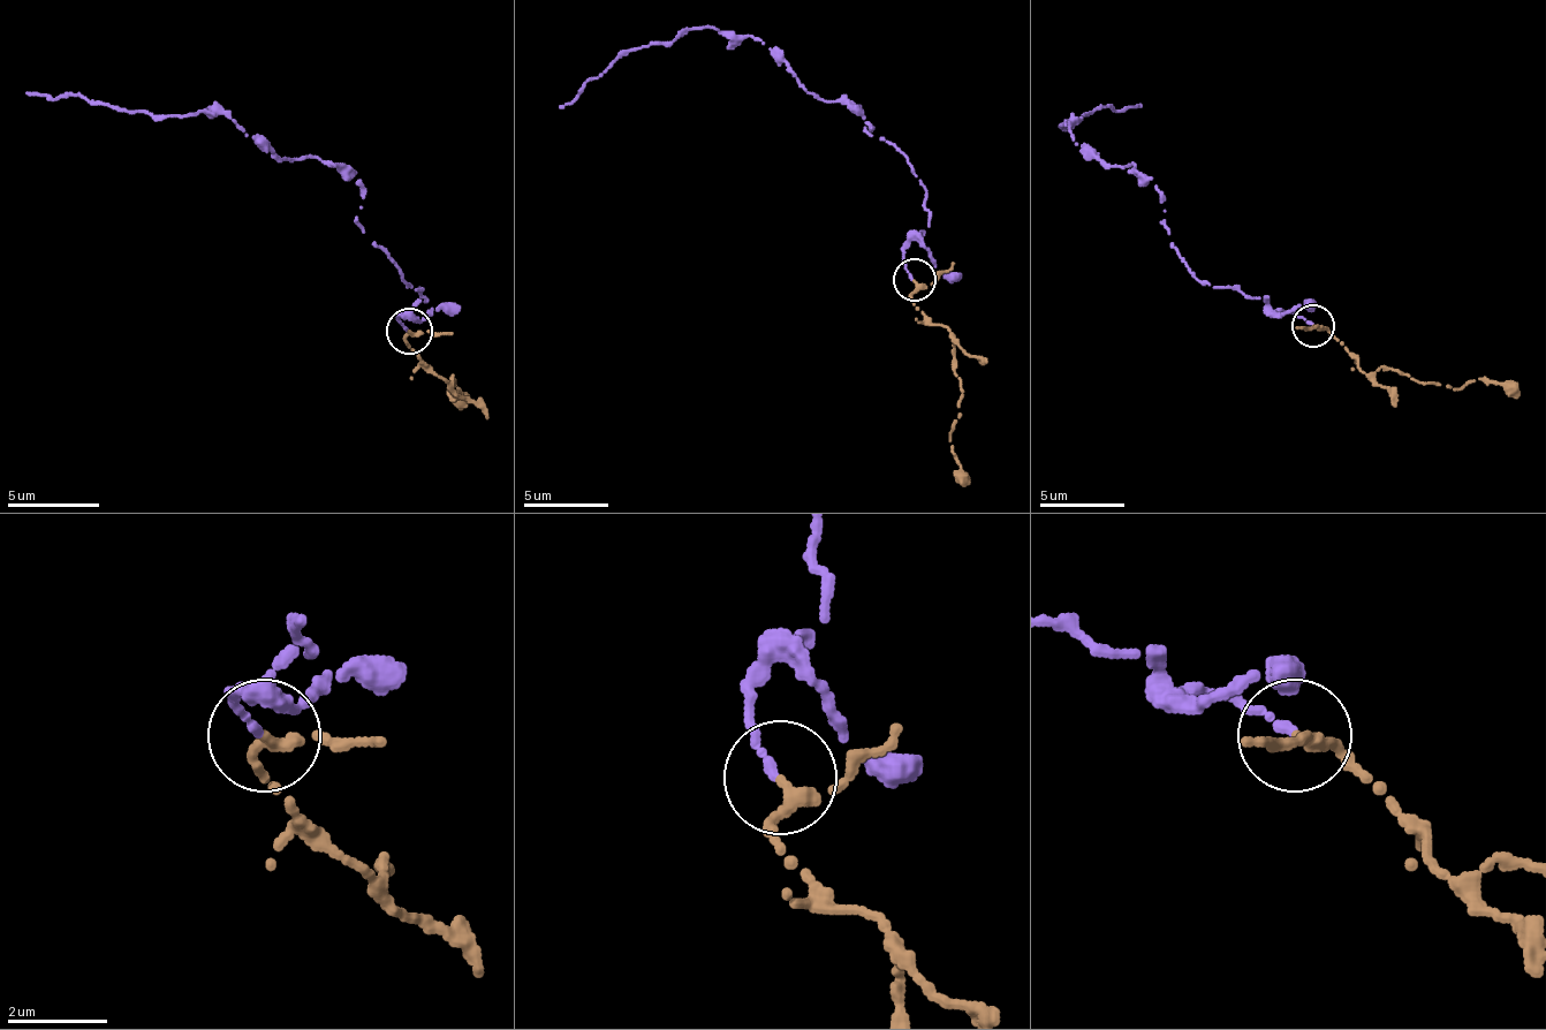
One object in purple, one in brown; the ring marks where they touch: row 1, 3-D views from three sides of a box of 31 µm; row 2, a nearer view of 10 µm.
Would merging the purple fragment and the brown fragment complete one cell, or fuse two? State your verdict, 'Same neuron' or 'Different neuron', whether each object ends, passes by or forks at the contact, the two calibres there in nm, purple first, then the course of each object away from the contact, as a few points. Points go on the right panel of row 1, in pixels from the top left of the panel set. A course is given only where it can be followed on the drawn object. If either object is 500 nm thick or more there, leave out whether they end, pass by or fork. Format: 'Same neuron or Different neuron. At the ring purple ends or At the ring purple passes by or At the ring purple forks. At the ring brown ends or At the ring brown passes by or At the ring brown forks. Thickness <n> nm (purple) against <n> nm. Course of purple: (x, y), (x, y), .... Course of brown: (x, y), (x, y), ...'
Same neuron. At the ring purple ends. At the ring brown passes by. Thickness 180 nm (purple) against 240 nm. Course of purple: (1315, 326), (1259, 296), (1212, 288), (1169, 242), (1153, 178), (1101, 165), (1068, 122), (1059, 127), (1139, 106). Course of brown: (1315, 326), (1335, 339), (1370, 373), (1399, 369), (1416, 381), (1454, 391), (1484, 377), (1518, 399)

